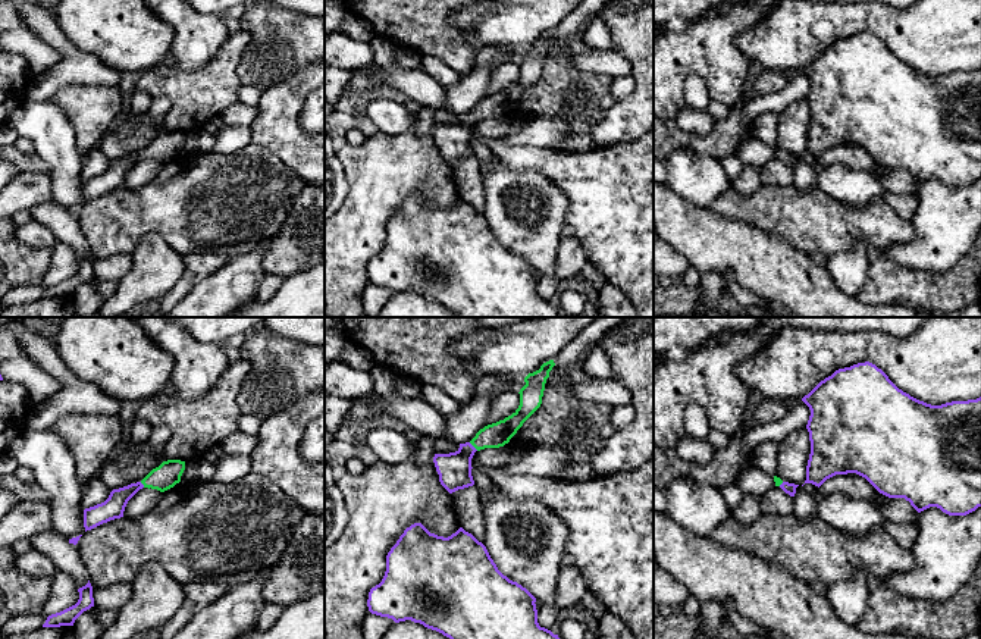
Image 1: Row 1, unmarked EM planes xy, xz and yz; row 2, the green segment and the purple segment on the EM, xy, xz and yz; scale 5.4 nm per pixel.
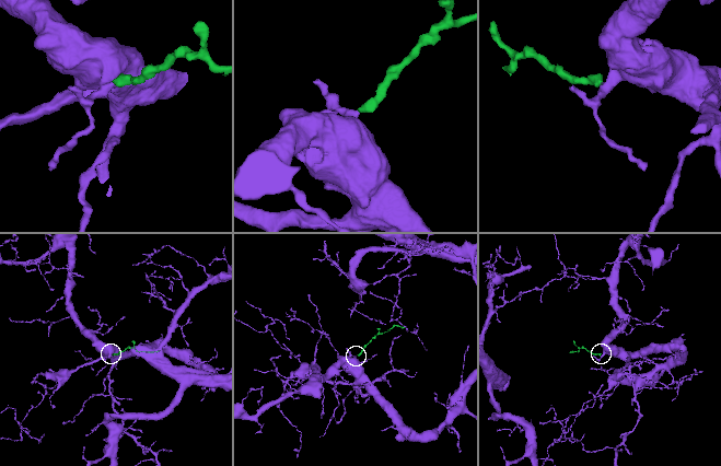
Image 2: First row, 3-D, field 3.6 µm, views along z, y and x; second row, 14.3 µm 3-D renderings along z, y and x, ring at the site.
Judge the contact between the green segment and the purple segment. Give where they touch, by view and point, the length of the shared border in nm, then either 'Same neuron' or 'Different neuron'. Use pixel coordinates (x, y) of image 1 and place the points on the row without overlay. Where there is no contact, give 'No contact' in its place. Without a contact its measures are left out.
Touches green at xz (473, 116). Shared border 70 nm. Same neuron

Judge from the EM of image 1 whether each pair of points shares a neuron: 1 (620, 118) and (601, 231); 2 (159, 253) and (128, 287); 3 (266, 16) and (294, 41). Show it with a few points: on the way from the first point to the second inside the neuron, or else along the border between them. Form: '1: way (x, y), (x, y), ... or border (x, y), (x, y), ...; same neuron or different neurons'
1: border (638, 137), (598, 147); different neurons
2: way (153, 262), (137, 278); same neuron
3: way (273, 24), (287, 37); same neuron

